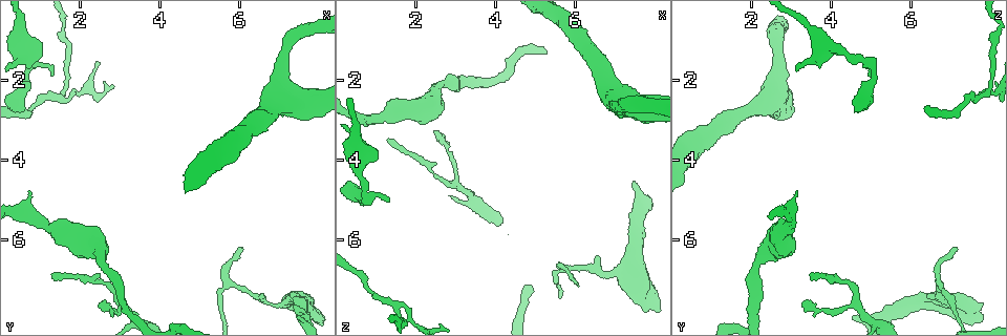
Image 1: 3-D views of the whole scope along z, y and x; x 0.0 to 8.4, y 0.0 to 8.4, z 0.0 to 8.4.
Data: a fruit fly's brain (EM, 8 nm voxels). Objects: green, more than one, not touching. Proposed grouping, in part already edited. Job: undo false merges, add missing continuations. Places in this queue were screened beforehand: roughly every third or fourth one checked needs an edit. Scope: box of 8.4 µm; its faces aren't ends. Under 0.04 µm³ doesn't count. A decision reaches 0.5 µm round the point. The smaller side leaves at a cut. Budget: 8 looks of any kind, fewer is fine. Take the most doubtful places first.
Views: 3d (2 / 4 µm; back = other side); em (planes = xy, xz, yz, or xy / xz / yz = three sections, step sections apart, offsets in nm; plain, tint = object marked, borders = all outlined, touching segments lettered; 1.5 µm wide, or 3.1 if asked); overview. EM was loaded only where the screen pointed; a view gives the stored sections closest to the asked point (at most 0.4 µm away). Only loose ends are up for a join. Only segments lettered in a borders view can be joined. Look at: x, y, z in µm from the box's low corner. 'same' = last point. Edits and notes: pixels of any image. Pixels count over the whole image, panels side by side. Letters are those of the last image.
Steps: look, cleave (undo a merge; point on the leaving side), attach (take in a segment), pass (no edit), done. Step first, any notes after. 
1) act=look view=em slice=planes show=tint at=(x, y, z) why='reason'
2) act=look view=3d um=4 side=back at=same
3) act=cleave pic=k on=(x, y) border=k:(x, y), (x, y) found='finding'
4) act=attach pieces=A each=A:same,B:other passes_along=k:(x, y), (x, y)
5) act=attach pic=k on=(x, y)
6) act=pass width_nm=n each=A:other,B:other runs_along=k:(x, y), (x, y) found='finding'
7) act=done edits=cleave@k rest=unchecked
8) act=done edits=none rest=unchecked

act=look view=3d um=4 at=(1.35, 6.95, 3.45) why='an open end'

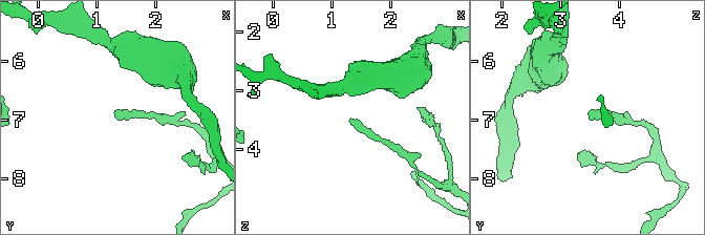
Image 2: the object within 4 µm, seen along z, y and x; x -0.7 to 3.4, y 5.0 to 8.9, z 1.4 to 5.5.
act=look view=em slice=planes show=borders at=(1.30, 7.00, 3.50) why='shape alone is not enough'

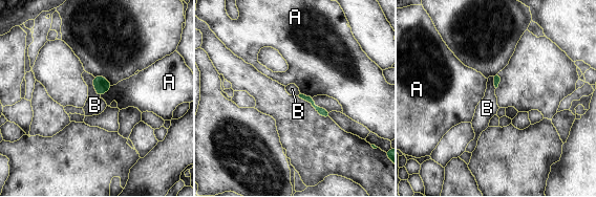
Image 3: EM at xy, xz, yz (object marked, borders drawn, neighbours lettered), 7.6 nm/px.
act=pass each=A:other,B:other border=3:(92, 77), (94, 91), (100, 96) found='none of them fits'

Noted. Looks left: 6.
act=look view=em slice=xy step=8 show=borders at=(1.25, 1.85, 4.95) why='tapers out'

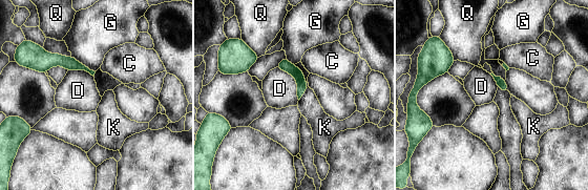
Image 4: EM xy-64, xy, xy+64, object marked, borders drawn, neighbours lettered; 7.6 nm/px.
act=look view=em slice=planes show=borders at=same

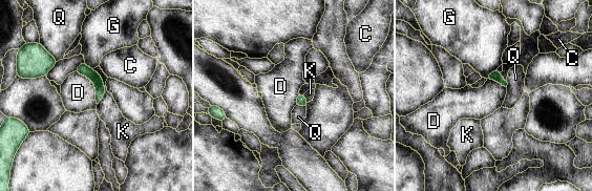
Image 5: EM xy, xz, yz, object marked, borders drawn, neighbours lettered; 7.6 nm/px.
act=pass each=C:other,D:other,G:other,K:other,Q:other found='none of them fits'

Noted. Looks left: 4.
act=look view=em slice=planes show=borders at=(6.60, 7.55, 6.85) why='calibre changes'

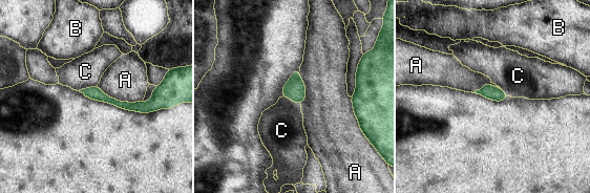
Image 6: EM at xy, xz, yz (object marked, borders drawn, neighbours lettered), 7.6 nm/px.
act=pass width_nm=100 each=A:other,B:other,C:other border=6:(97, 85), (78, 90) found='continuous, no second cell'

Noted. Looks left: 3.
act=done edits=none rest=unchecked

